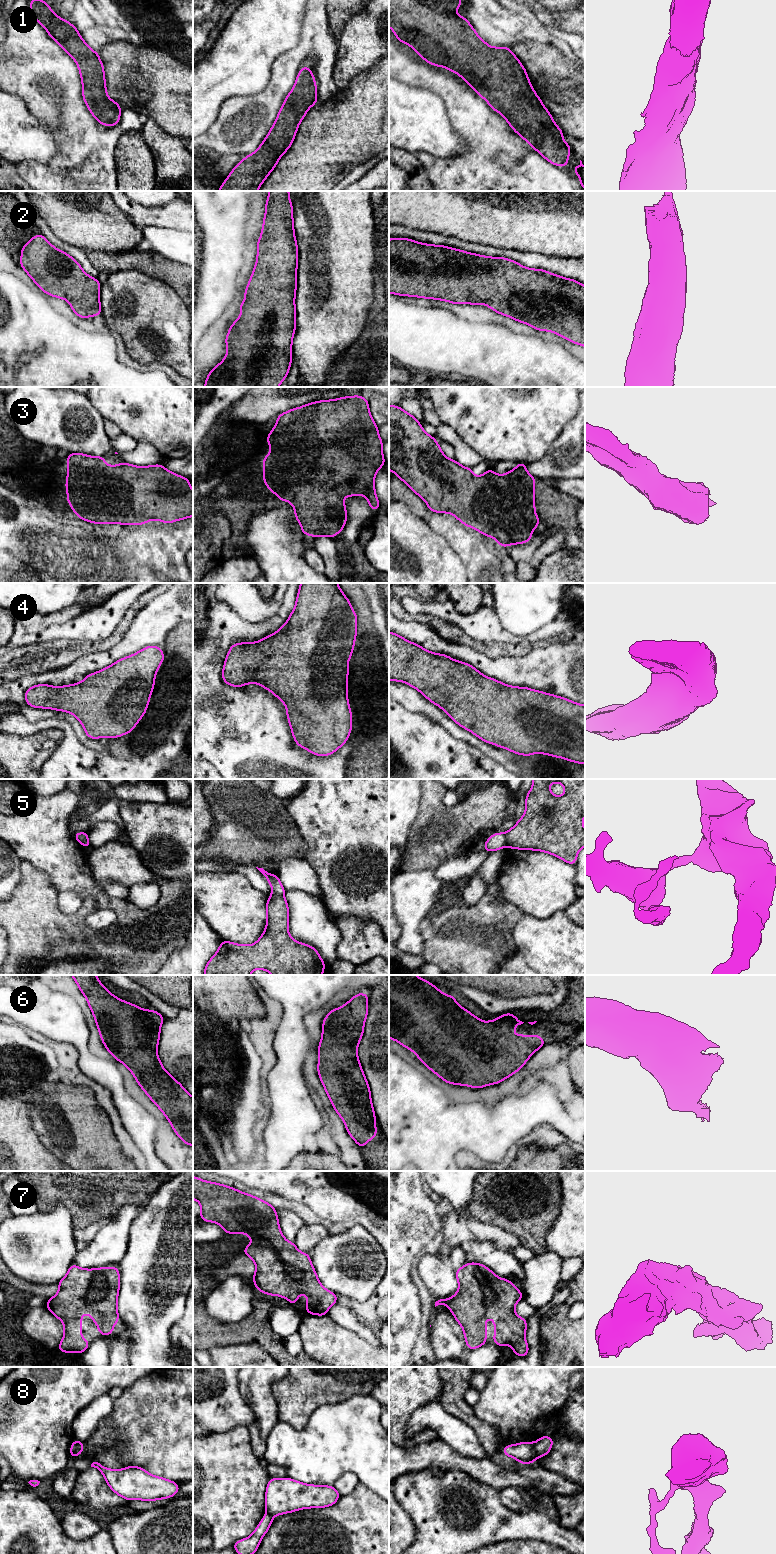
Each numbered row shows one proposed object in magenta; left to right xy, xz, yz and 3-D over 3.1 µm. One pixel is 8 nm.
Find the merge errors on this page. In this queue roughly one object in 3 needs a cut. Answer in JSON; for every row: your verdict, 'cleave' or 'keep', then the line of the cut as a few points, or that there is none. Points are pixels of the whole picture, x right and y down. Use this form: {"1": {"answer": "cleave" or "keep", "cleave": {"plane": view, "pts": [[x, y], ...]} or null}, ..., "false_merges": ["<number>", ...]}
{"1": {"answer": "keep", "cleave": null}, "2": {"answer": "keep", "cleave": null}, "3": {"answer": "keep", "cleave": null}, "4": {"answer": "keep", "cleave": null}, "5": {"answer": "keep", "cleave": null}, "6": {"answer": "keep", "cleave": null}, "7": {"answer": "keep", "cleave": null}, "8": {"answer": "cleave", "cleave": {"plane": "xy", "pts": [[79, 1441], [72, 1457]]}}, "false_merges": ["8"]}

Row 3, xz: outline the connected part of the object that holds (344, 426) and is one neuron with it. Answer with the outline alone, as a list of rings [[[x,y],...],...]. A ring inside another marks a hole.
[[[362,395],[312,402],[286,411],[277,416],[276,419],[277,423],[267,436],[267,445],[271,446],[271,452],[263,458],[263,481],[267,488],[279,497],[279,501],[289,501],[292,504],[295,510],[295,519],[302,526],[302,534],[307,534],[310,537],[327,536],[335,539],[335,535],[342,532],[347,521],[347,512],[343,501],[343,497],[346,495],[349,497],[364,495],[367,498],[373,513],[376,509],[380,509],[380,502],[375,494],[374,479],[377,471],[385,465],[385,459],[382,452],[382,445],[384,442],[381,440],[378,433],[378,426],[370,414],[369,402]]]

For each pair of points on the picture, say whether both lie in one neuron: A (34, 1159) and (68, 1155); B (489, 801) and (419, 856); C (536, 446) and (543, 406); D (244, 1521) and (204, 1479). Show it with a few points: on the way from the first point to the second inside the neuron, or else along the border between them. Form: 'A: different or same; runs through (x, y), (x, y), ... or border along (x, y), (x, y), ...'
A: different; border along (40, 1139), (60, 1160)
B: same; runs through (471, 815), (451, 831), (445, 831), (436, 838)
C: same; runs through (536, 436), (536, 416)
D: same; runs through (234, 1511), (214, 1489)

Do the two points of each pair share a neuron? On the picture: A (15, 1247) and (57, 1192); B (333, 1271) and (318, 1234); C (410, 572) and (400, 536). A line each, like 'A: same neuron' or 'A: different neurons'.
A: different neurons
B: different neurons
C: same neuron

